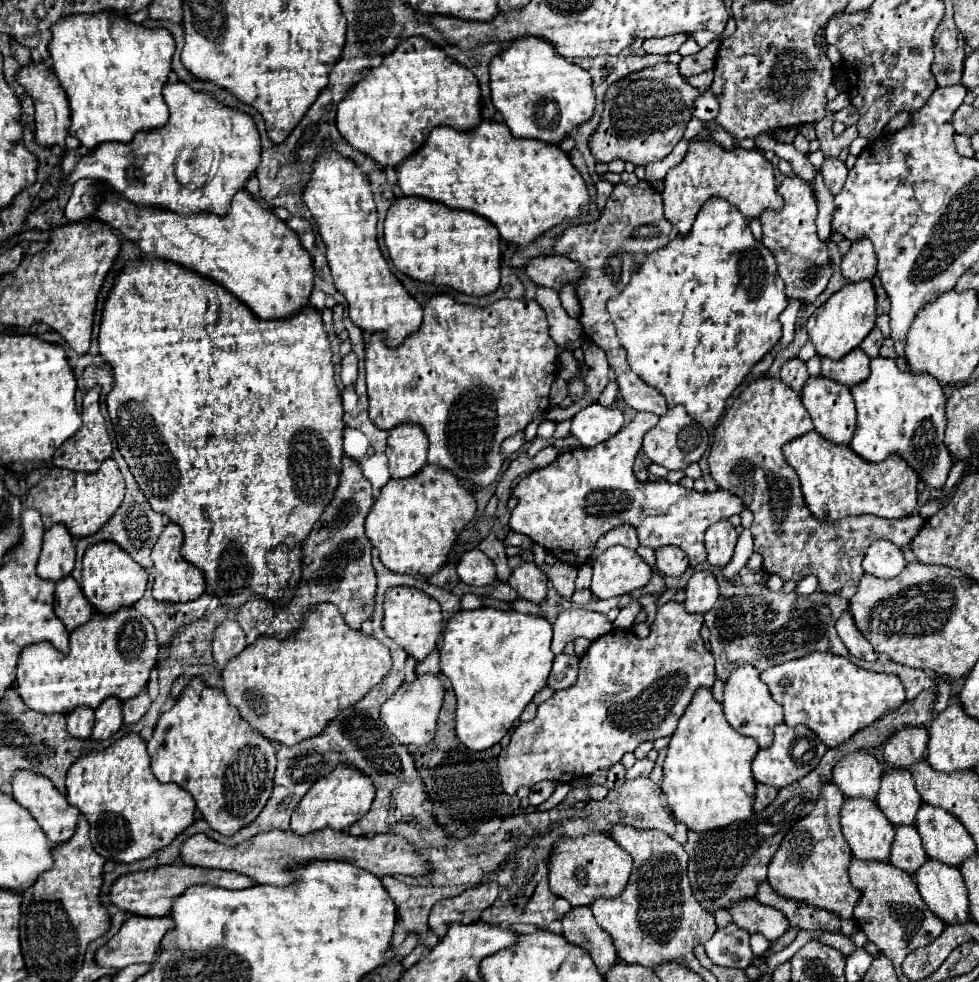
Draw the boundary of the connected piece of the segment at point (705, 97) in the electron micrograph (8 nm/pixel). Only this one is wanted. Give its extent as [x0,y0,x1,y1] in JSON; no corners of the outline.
[693,89,719,121]

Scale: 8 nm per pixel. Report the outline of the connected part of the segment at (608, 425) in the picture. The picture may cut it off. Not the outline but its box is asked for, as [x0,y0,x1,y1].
[571,403,623,447]

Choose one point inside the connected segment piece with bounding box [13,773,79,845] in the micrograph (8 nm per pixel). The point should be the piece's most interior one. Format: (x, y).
(58, 819)

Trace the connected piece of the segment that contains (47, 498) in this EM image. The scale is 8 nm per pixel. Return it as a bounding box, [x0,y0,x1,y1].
[27,459,125,537]

